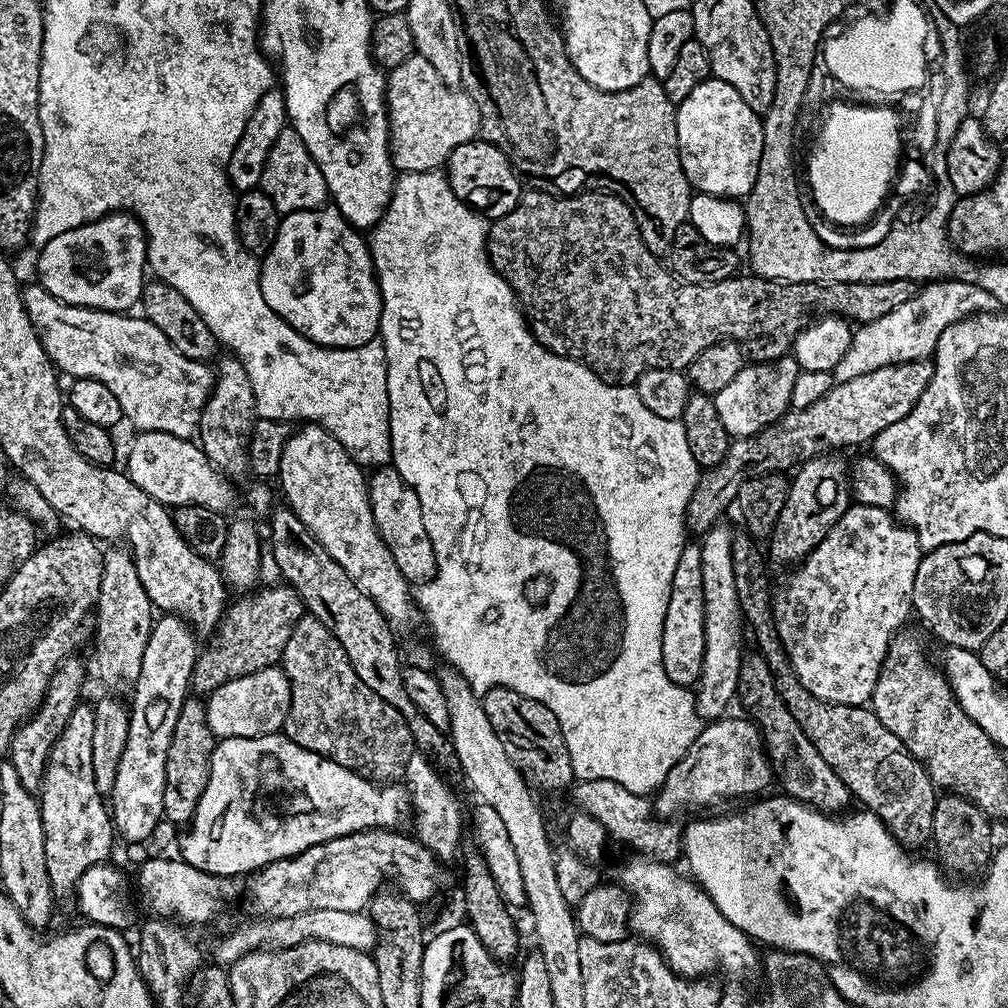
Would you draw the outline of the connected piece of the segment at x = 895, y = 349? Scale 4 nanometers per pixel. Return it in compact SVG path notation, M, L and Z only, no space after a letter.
M945 278L925 283L916 291L914 298L898 310L878 318L878 322L861 324L855 330L852 341L841 351L840 360L834 366L837 381L858 378L862 374L870 374L870 370L878 370L882 366L901 364L911 360L927 360L938 346L938 338L942 338L942 330L966 316L976 316L980 312L995 312L998 305L990 290L982 290L982 286L974 286L970 282L962 282L959 278Z

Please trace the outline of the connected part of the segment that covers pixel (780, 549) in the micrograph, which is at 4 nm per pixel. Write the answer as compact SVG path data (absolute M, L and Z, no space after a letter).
M829 452L808 459L799 465L794 474L796 476L791 477L786 506L782 506L782 514L778 514L778 522L766 544L767 555L772 555L778 563L787 566L799 564L816 549L822 538L830 534L838 518L848 511L851 499L848 464L838 456L841 455Z

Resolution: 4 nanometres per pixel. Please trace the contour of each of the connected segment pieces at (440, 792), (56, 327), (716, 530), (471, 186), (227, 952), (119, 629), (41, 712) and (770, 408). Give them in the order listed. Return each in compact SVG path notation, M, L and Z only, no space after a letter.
M416 750L407 763L403 783L410 795L414 816L416 812L416 838L427 846L438 860L447 862L458 850L458 842L462 836L462 812L457 796L439 774L442 775L433 761L423 752Z
M38 282L25 283L22 295L26 314L46 354L65 377L102 382L114 393L114 398L118 398L123 419L129 420L140 432L165 432L185 438L197 435L200 411L204 409L214 383L213 369L205 361L191 360L186 358L186 354L174 350L170 338L166 338L166 334L162 334L162 330L143 315L102 312L99 308L64 304Z
M718 522L699 541L702 550L702 598L704 599L704 633L706 648L702 654L702 674L694 685L696 710L701 721L721 719L729 711L728 703L735 701L740 686L740 626L742 613L737 587L734 586L731 540L733 529Z
M477 138L458 146L458 150L450 154L446 165L446 175L454 194L469 208L477 210L489 208L492 214L505 213L520 201L522 195L521 177L513 168L507 151L501 145L483 138Z
M306 910L293 916L275 918L256 918L253 924L244 924L224 936L216 944L211 959L221 966L231 966L251 952L277 948L293 948L307 940L330 942L334 946L346 946L350 950L371 953L376 947L376 927L367 911L350 910Z
M120 546L103 549L102 582L94 609L96 668L108 684L131 685L142 670L142 654L154 623L154 605L138 578L136 561L131 551L124 546L116 547Z
M69 658L61 662L56 673L50 678L44 700L41 701L39 708L21 724L8 748L7 759L14 766L22 786L26 786L26 790L33 794L39 793L54 742L60 737L62 730L66 730L66 722L70 722L70 714L82 700L80 687L84 684L84 664L76 659Z
M791 354L776 361L759 361L746 364L737 377L713 397L715 409L729 437L746 437L761 432L785 415L790 404L790 394L801 371L799 359Z

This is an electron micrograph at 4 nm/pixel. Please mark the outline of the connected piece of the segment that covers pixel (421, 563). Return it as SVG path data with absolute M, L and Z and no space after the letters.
M391 466L375 469L368 476L368 497L374 514L374 522L378 526L378 534L382 542L394 554L394 562L398 562L398 570L410 582L423 582L436 575L436 559L434 546L430 542L430 534L426 534L426 522L422 522L422 506L418 502L418 494Z

